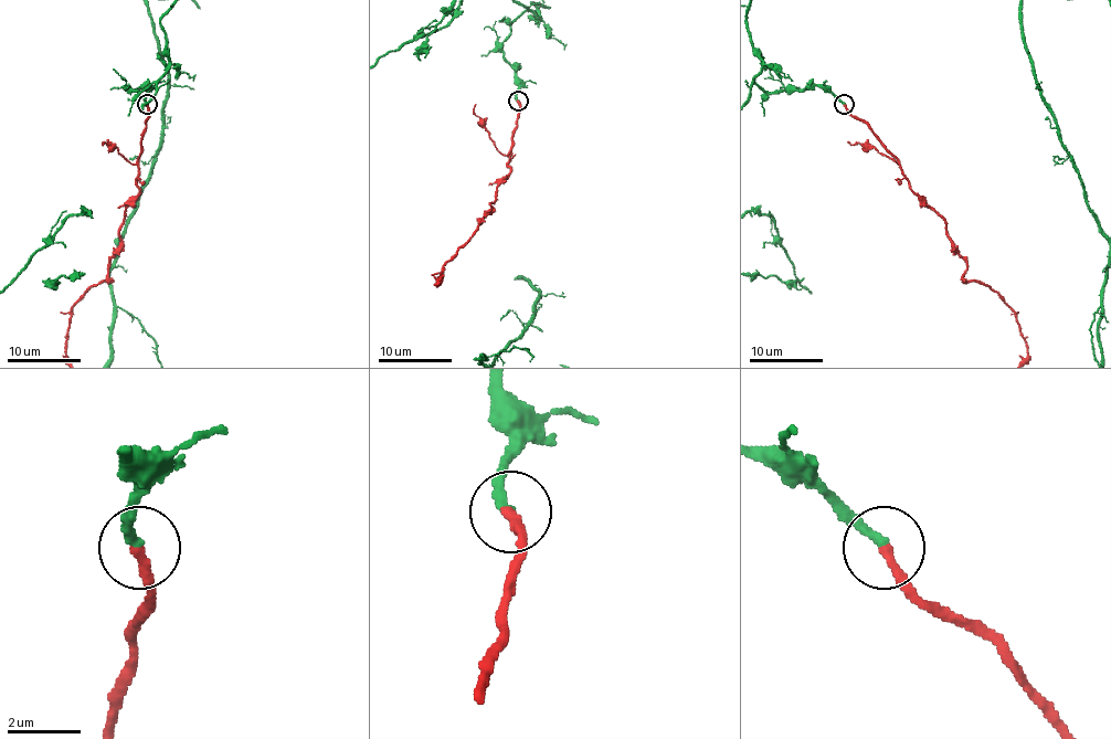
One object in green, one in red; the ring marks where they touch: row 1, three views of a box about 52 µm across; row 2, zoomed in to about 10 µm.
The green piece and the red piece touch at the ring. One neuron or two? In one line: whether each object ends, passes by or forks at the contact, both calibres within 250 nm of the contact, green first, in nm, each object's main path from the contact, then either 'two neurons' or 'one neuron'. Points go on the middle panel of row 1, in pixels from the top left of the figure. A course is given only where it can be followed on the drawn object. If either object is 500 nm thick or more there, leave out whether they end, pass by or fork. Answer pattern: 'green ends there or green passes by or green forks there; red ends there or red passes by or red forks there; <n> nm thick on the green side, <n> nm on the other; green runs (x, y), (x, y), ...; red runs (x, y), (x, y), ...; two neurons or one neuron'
green ends there; red ends there; 260 nm thick on the green side, 280 nm on the other; one neuron

